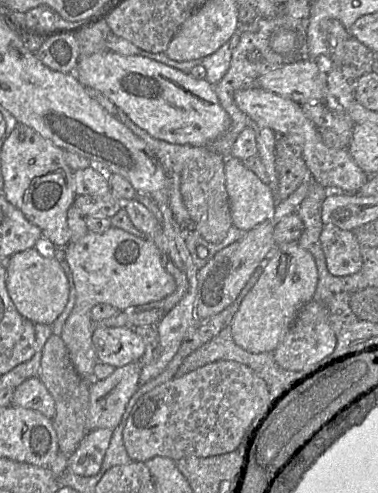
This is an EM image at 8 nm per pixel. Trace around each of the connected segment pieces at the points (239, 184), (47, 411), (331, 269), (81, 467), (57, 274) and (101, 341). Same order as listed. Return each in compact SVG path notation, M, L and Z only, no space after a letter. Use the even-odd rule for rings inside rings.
M227 157L224 171L232 224L248 232L273 213L273 192L239 159Z
M38 376L23 381L14 389L11 405L32 409L51 419L55 415L55 403Z
M324 225L320 244L328 272L335 277L351 276L362 267L361 245L354 232Z
M107 428L87 432L75 452L68 457L67 470L80 476L98 474L112 433L113 430Z
M31 248L10 257L6 268L6 288L18 312L34 324L52 325L69 298L69 283L60 263L43 248Z
M96 326L92 342L97 360L115 368L139 361L145 353L145 344L133 328Z

